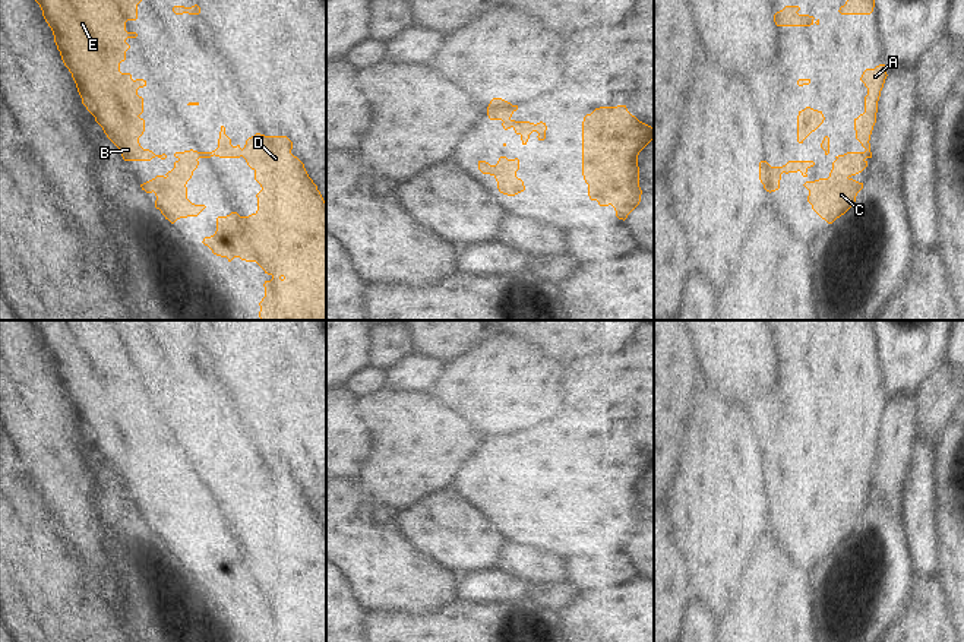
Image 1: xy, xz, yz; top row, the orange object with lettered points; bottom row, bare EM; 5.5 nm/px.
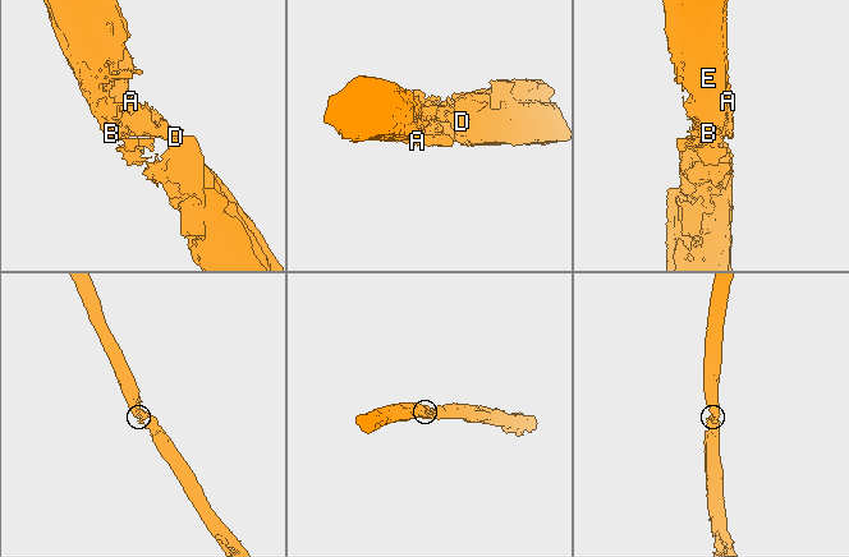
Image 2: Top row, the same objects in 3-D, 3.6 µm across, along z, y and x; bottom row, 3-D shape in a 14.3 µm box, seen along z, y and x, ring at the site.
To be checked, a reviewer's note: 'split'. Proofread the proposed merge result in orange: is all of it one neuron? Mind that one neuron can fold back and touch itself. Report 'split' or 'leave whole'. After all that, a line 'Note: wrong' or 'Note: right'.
leave whole
Note: wrong

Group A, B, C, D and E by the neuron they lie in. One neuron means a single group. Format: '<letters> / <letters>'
A B C D E

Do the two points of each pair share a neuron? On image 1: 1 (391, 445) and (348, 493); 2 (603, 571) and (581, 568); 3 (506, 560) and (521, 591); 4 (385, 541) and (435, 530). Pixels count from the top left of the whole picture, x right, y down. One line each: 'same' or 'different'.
1: different
2: same
3: different
4: different

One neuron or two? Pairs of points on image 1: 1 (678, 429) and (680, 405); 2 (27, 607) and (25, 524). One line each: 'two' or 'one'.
1: one
2: one

